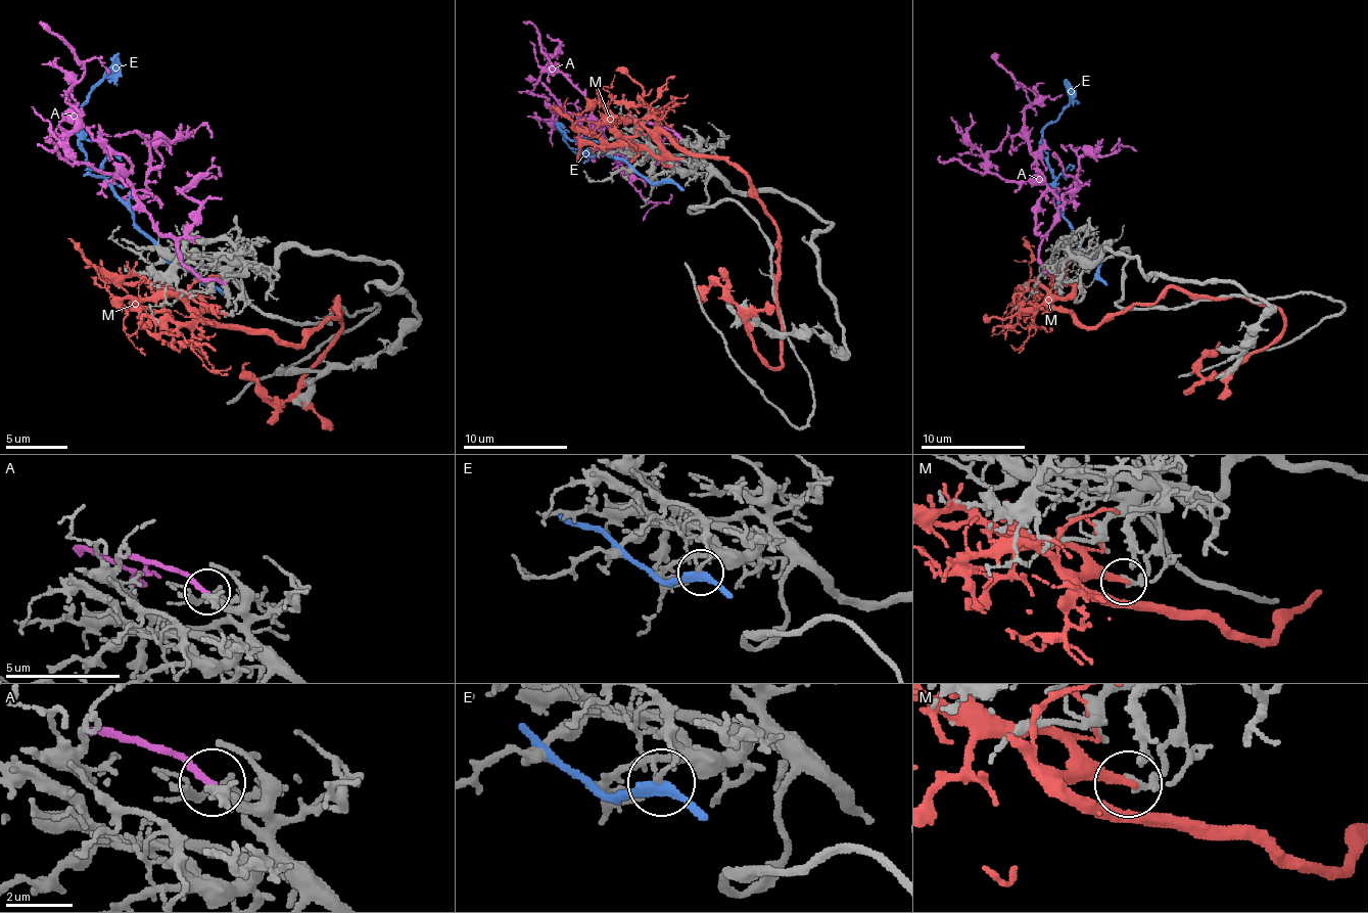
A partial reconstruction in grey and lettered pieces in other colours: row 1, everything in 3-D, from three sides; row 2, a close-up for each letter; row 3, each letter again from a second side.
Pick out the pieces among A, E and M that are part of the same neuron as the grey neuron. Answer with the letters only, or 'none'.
none

